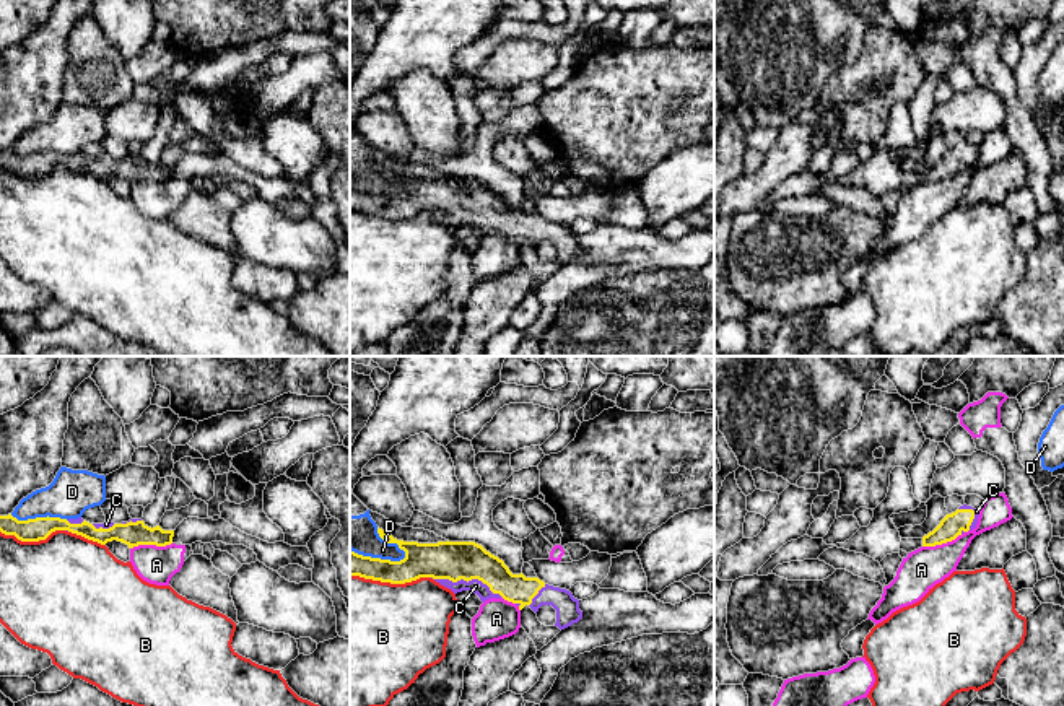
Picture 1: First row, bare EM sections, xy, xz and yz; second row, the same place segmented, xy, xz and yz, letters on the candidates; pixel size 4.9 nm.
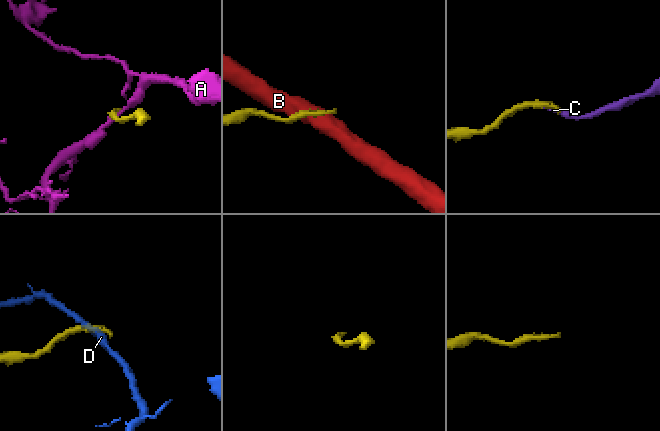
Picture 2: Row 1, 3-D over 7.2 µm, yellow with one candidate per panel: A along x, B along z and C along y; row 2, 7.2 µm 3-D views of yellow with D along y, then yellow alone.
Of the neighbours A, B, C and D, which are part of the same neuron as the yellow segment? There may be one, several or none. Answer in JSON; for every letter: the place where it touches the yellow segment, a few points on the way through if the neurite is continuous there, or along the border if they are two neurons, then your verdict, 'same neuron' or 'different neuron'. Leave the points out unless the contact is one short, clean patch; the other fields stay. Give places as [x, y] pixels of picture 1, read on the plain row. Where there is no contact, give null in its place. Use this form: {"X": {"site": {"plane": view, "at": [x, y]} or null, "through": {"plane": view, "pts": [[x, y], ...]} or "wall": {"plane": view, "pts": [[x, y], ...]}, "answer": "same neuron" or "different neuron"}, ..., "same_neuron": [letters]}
{"A": {"site": {"plane": "xy", "at": [150, 179]}, "wall": {"plane": "xy", "pts": [[171, 178], [165, 181], [134, 181], [130, 184]]}, "answer": "different neuron"}, "B": {"site": {"plane": "xz", "at": [391, 218]}, "answer": "different neuron"}, "C": {"site": {"plane": "xz", "at": [467, 217]}, "answer": "same neuron"}, "D": {"site": {"plane": "xz", "at": [378, 194]}, "answer": "different neuron"}, "same_neuron": ["C"]}

